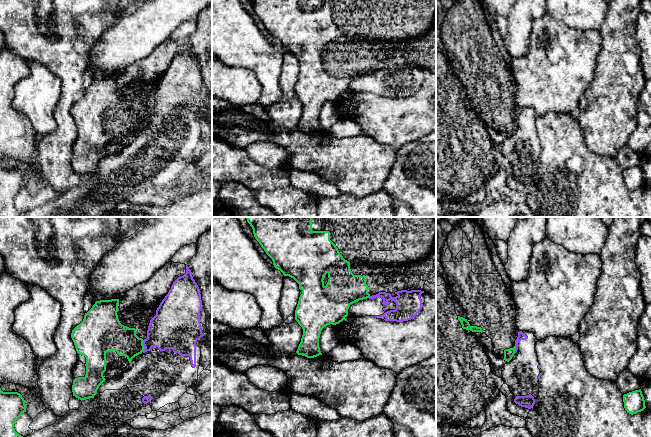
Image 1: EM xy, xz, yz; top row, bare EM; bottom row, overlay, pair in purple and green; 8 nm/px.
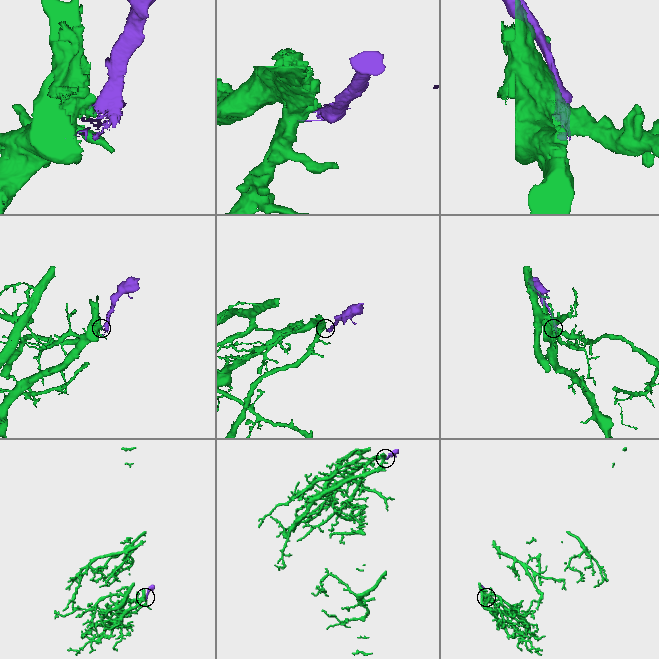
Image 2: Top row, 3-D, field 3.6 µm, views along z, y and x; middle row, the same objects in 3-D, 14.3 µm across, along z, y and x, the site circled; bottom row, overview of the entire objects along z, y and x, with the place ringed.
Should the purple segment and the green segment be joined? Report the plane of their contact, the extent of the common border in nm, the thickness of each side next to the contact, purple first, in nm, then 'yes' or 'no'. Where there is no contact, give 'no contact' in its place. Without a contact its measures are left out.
xy | 100 nm | 320/220 nm | no

